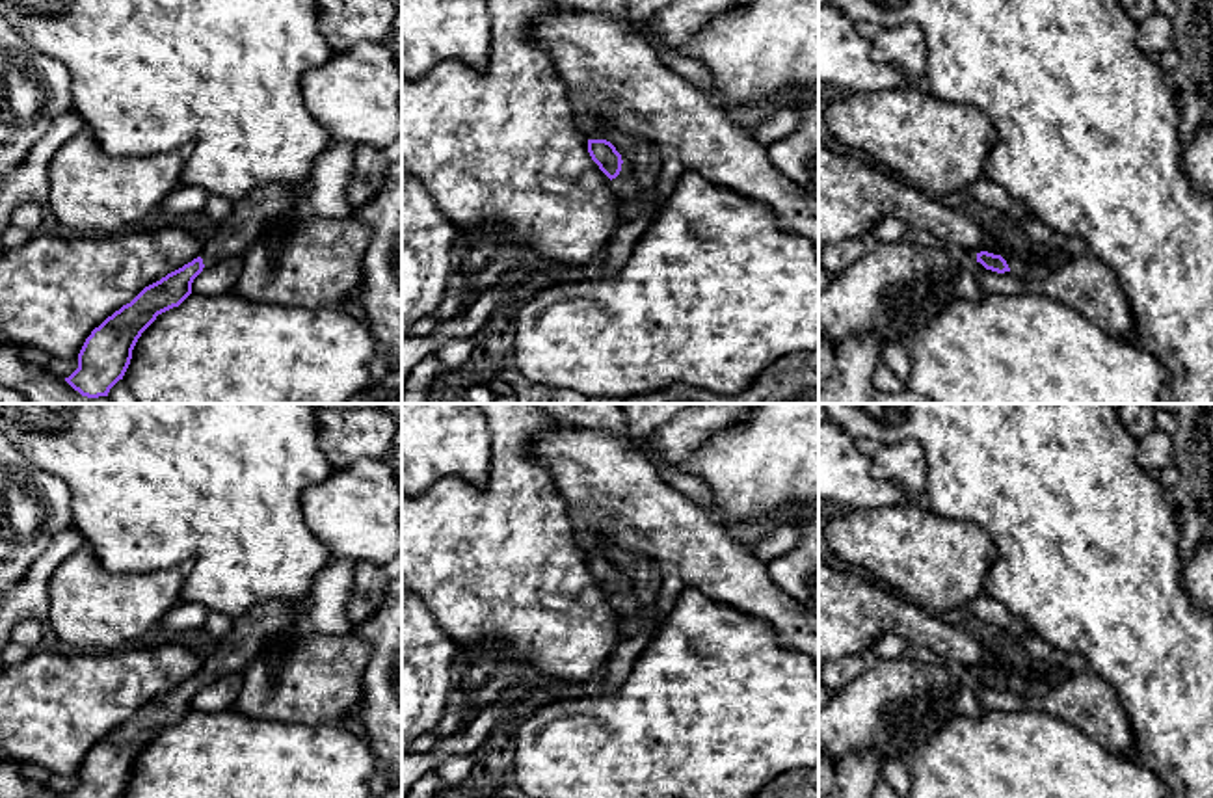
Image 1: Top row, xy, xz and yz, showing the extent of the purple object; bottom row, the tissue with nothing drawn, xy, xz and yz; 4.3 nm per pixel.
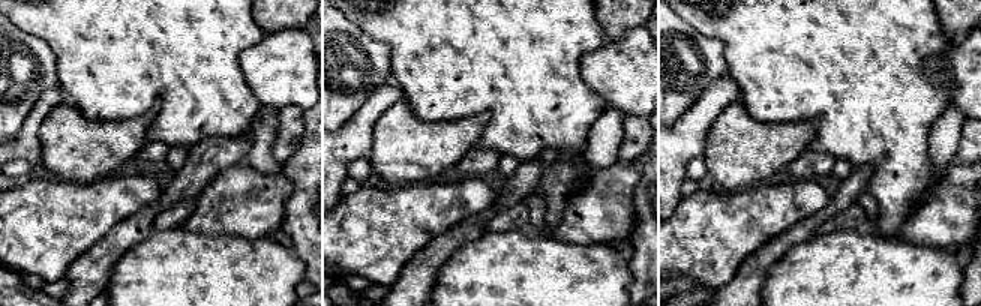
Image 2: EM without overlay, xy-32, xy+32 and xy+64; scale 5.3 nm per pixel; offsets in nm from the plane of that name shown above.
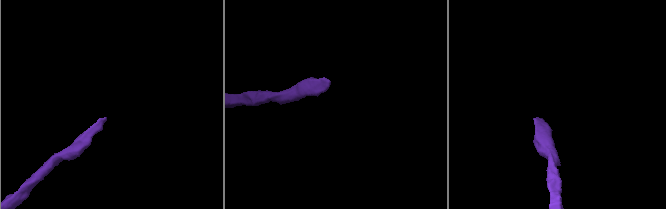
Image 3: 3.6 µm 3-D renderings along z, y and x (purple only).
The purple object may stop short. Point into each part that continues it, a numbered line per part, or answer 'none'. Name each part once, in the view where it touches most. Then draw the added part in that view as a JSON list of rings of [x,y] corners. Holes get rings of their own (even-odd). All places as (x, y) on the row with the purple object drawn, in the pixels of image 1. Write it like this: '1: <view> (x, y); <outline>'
1: xz (624, 185); [[[621,167],[620,175],[610,180],[610,184],[612,184],[612,190],[618,199],[629,199],[634,193],[638,193],[638,184],[636,184],[634,177],[631,177],[629,171],[623,167]]]

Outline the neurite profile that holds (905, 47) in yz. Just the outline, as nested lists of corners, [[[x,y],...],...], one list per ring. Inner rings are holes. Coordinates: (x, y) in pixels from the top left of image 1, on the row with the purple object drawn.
[[[915,24],[882,26],[871,41],[871,58],[895,65],[906,86],[925,86],[926,39]]]

